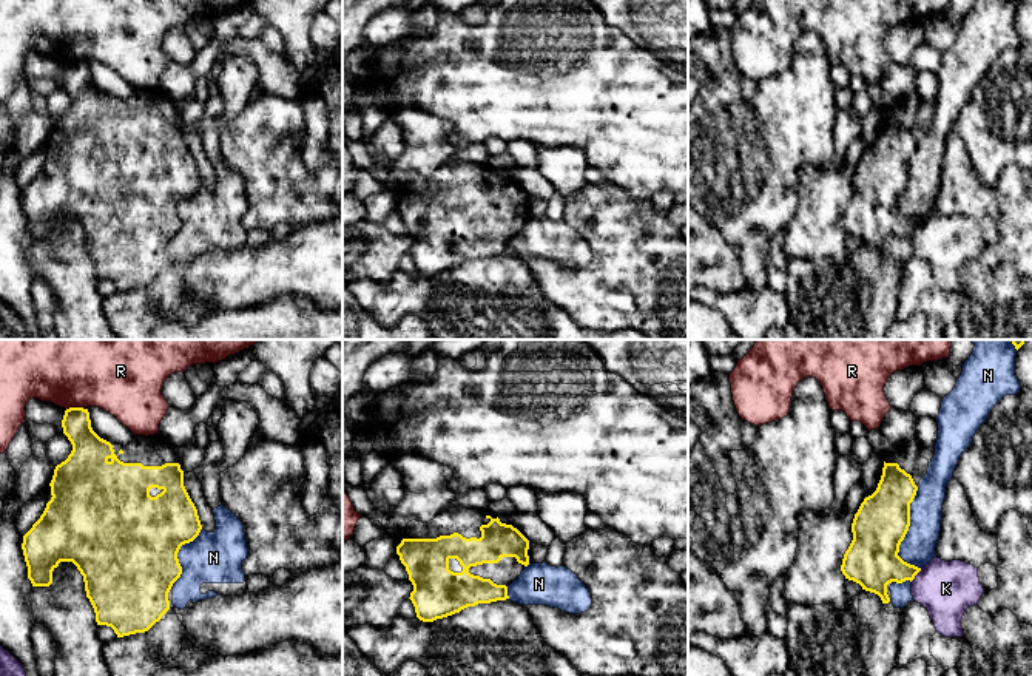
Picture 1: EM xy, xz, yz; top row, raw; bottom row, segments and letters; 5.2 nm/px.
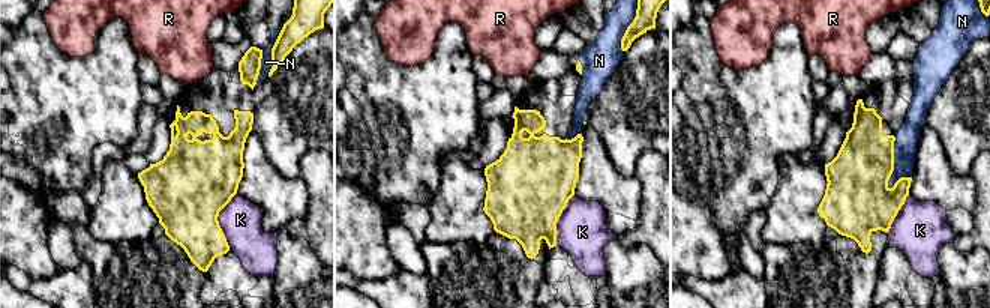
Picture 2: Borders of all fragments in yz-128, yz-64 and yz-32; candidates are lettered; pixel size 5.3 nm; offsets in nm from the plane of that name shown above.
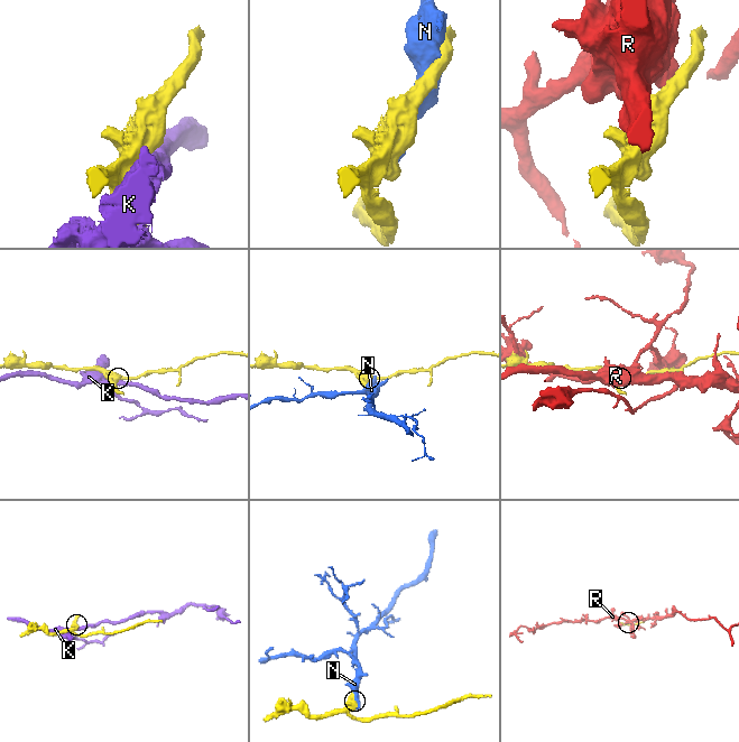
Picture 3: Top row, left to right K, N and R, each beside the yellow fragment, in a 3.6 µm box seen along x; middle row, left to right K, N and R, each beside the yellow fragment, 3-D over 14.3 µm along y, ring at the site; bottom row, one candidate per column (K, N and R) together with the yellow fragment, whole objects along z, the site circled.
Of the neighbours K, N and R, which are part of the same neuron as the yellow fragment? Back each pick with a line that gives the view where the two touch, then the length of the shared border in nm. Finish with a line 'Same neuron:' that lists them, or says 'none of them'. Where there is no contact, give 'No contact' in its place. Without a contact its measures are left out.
Same neuron: none of them

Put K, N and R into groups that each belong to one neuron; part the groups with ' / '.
K / N / R

